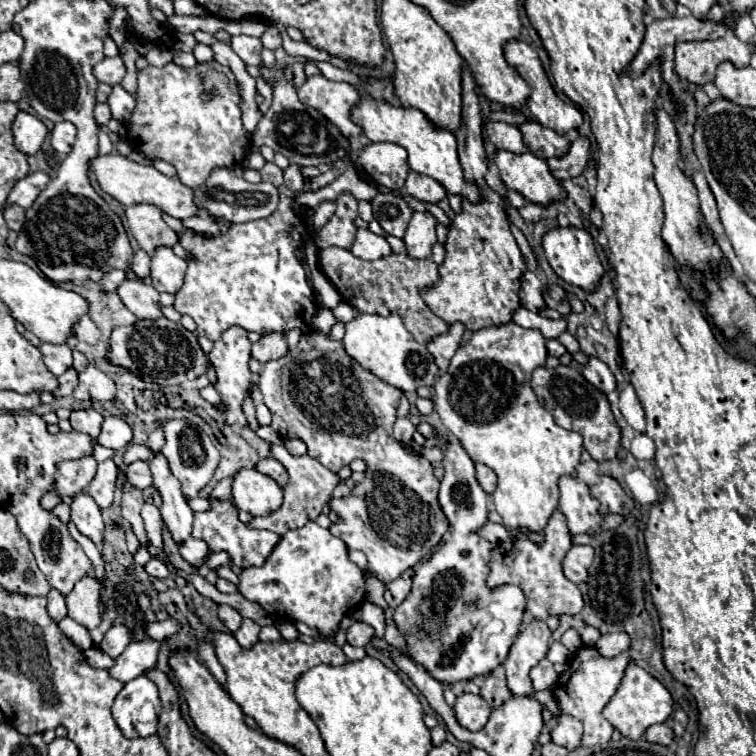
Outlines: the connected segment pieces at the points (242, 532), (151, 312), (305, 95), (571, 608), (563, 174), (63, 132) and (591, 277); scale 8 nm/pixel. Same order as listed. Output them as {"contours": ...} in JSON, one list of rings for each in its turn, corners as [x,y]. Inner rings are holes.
{"contours":[[[[209,500],[209,502],[211,502],[209,512],[195,514],[193,536],[201,538],[201,540],[207,540],[211,552],[219,552],[219,550],[229,552],[231,558],[233,558],[233,568],[237,568],[237,570],[263,564],[263,560],[267,560],[267,556],[271,554],[271,548],[275,548],[279,536],[275,532],[247,528],[243,522],[239,522],[237,508],[235,508],[235,504],[231,500],[225,500],[225,502]]],[[[125,280],[117,288],[117,294],[125,308],[133,312],[137,318],[147,318],[147,320],[159,320],[161,314],[161,304],[159,304],[159,292],[143,284],[139,280]]],[[[317,74],[307,78],[307,82],[299,88],[299,98],[303,100],[303,104],[319,110],[347,138],[361,134],[361,126],[351,120],[351,110],[361,100],[361,94],[353,84],[333,82],[323,74]]],[[[557,510],[553,512],[545,528],[545,542],[541,546],[533,544],[529,538],[519,538],[519,540],[505,540],[495,548],[495,552],[491,552],[487,586],[489,588],[495,588],[499,584],[519,586],[527,596],[527,612],[537,620],[547,620],[547,616],[579,614],[583,610],[581,592],[571,580],[565,578],[561,566],[569,548],[571,548],[571,534],[565,516]]],[[[577,136],[577,140],[571,142],[571,148],[561,158],[549,158],[549,170],[557,180],[567,180],[579,176],[589,160],[589,140],[585,136]]],[[[57,122],[49,134],[49,142],[59,154],[69,154],[75,140],[77,140],[77,128],[71,122]]],[[[557,228],[557,230],[551,230],[545,234],[543,238],[543,250],[545,250],[545,256],[551,264],[551,268],[559,274],[559,278],[563,278],[567,284],[573,284],[573,286],[579,286],[583,288],[587,294],[595,292],[597,286],[599,286],[599,280],[603,276],[603,266],[601,266],[601,260],[595,252],[595,246],[593,246],[593,238],[589,232],[585,230],[579,230],[579,228]]]]}

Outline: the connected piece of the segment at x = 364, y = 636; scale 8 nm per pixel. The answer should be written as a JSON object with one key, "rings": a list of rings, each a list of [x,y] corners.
{"rings":[[[355,622],[349,630],[347,630],[347,642],[351,646],[367,646],[371,642],[371,636],[375,634],[375,630],[365,624],[365,622]]]}

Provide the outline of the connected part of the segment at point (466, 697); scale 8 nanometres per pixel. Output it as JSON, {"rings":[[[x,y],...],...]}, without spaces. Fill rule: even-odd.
{"rings":[[[461,694],[461,696],[457,696],[457,700],[453,704],[457,722],[471,732],[475,732],[475,730],[483,728],[483,724],[487,724],[491,710],[493,708],[481,696],[475,696],[475,694]]]}

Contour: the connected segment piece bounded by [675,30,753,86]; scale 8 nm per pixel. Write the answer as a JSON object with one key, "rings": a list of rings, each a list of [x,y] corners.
{"rings":[[[731,30],[727,32],[727,36],[717,38],[717,40],[679,42],[679,44],[675,44],[675,72],[679,78],[683,78],[695,86],[701,86],[701,84],[715,80],[715,70],[721,62],[731,62],[735,68],[749,66],[751,52],[753,52],[753,48],[747,42],[741,42]]]}

